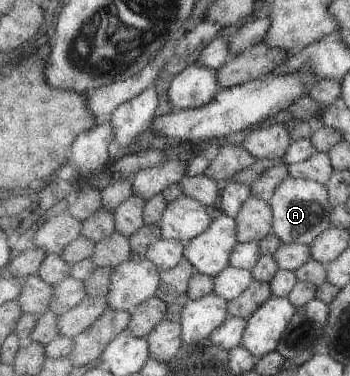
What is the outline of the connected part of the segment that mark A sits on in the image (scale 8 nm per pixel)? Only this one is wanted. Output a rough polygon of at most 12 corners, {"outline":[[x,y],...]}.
{"outline":[[288,175],[267,201],[270,232],[309,245],[330,226],[325,186]]}

